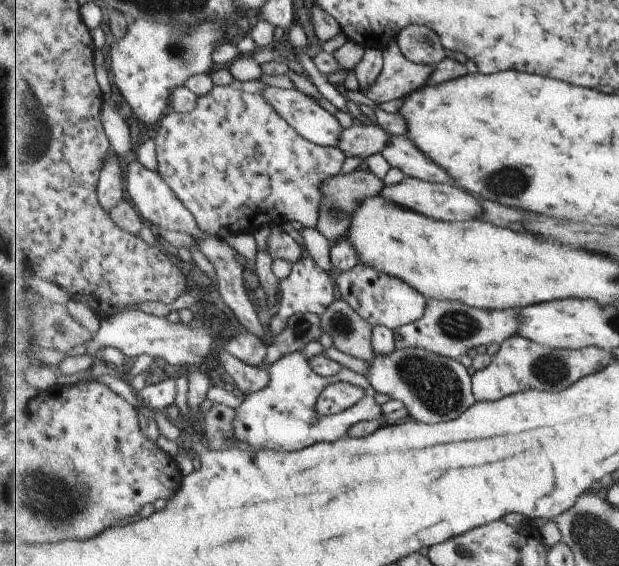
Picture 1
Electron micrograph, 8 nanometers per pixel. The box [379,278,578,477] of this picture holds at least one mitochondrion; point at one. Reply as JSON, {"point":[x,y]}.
{"point":[436,385]}

